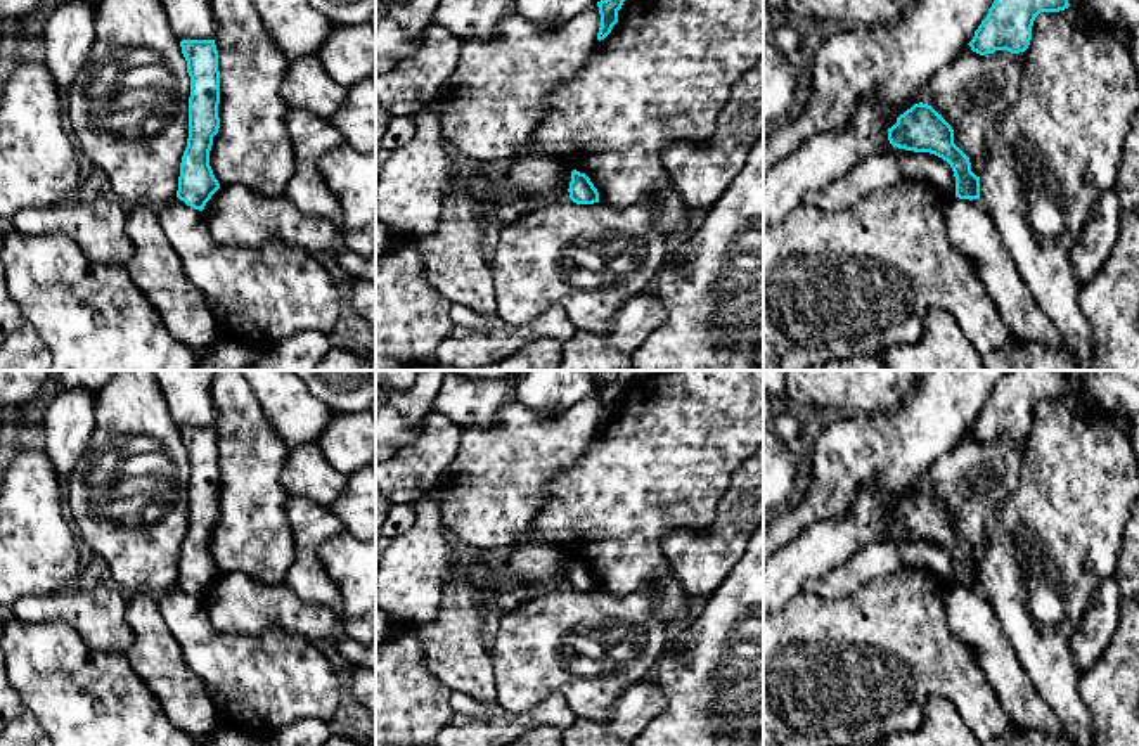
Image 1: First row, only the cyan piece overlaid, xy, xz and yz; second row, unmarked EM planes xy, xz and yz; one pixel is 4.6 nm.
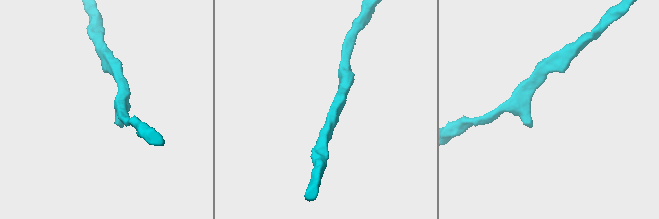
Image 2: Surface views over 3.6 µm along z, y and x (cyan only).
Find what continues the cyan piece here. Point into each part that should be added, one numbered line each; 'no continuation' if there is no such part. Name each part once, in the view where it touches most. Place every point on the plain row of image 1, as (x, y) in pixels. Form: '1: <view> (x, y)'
no continuation

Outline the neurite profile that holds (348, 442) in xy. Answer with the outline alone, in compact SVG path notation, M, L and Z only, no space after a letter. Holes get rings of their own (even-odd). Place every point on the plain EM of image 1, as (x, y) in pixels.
M370 410L334 412L315 445L344 476L376 460L376 415Z

